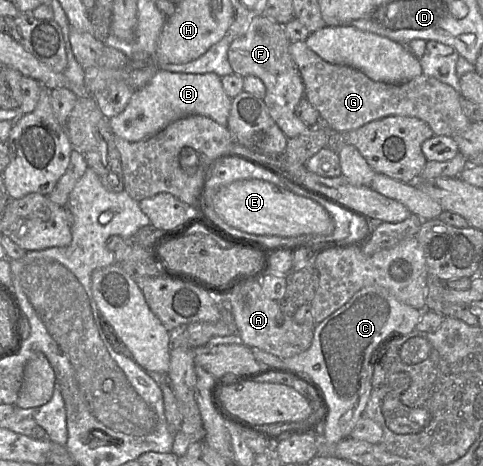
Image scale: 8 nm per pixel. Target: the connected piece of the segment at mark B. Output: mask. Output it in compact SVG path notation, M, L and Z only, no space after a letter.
M160 70L141 89L134 91L122 113L109 119L115 137L128 142L147 139L169 124L193 115L208 117L227 126L232 99L225 93L221 77L214 73L189 74Z

